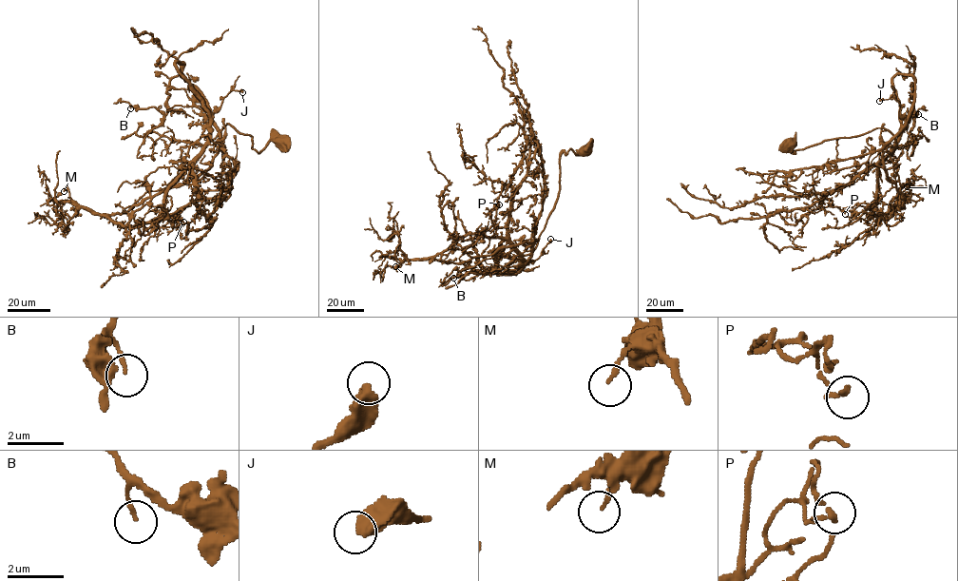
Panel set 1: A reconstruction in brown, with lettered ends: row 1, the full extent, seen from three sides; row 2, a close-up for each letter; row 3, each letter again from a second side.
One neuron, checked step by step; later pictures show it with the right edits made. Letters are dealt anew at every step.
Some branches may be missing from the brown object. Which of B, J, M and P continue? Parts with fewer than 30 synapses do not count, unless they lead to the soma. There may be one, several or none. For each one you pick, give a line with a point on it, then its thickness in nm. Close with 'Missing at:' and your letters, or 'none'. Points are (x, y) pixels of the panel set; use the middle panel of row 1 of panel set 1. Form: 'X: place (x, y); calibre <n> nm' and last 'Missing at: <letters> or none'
Missing at: none

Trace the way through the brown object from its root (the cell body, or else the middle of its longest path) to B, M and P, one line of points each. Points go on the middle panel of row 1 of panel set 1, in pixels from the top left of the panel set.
B: (584, 151), (576, 153), (570, 149), (561, 154), (557, 201), (526, 261), (516, 269), (469, 272), (453, 278)
M: (584, 151), (561, 154), (557, 201), (529, 254), (512, 249), (461, 262), (405, 260), (395, 266)
P: (584, 151), (561, 154), (557, 201), (529, 254), (482, 234), (492, 224), (490, 211), (499, 204)

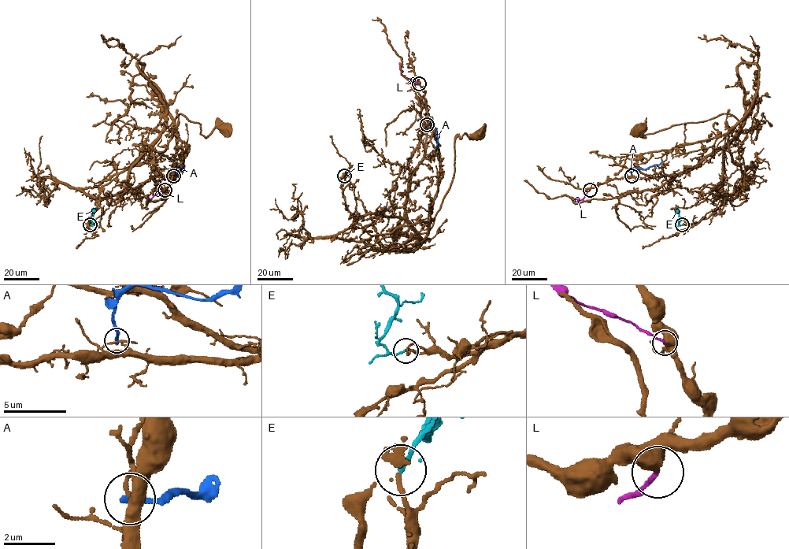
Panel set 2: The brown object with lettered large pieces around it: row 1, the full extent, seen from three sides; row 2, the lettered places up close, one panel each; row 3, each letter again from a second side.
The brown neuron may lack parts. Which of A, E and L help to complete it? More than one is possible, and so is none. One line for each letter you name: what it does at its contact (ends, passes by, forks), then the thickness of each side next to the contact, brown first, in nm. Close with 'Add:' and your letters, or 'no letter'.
E: It ends there. Thickness 180 nm (brown) against 160 nm
Add: E

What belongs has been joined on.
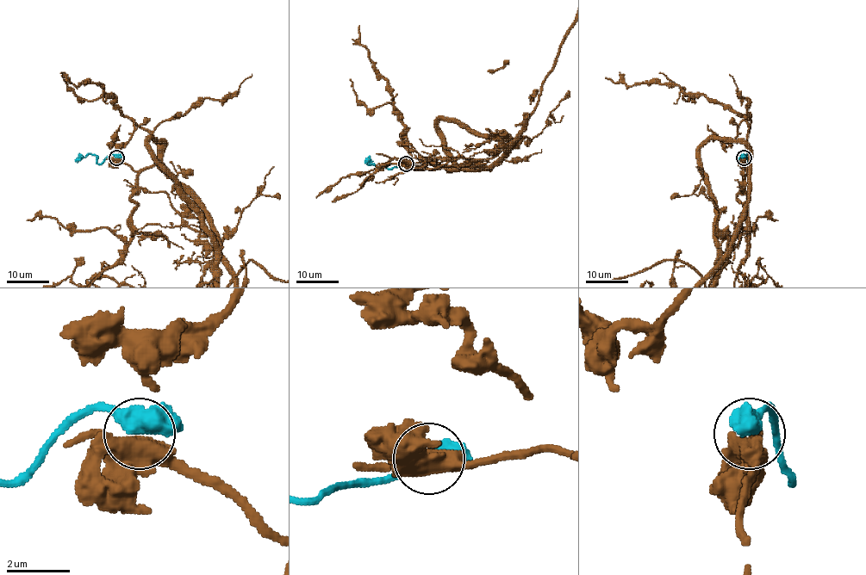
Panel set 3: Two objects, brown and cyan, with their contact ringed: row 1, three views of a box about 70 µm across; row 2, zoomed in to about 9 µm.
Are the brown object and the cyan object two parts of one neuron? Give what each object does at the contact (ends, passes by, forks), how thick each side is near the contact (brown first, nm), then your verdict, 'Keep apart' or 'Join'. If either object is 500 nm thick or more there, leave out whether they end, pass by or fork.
Thickness 460 nm (brown) against 550 nm. Join

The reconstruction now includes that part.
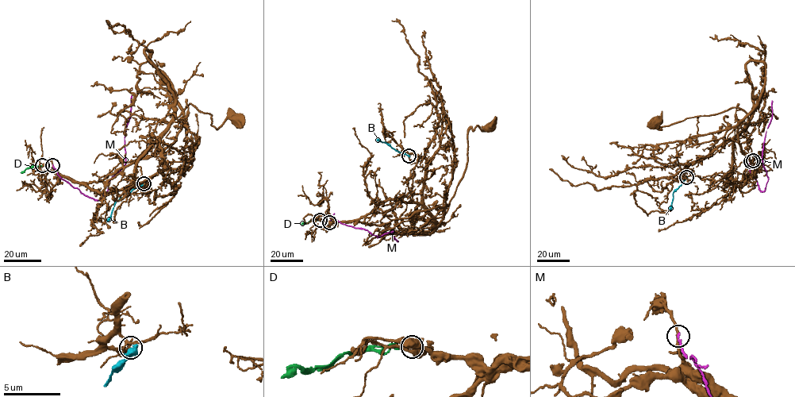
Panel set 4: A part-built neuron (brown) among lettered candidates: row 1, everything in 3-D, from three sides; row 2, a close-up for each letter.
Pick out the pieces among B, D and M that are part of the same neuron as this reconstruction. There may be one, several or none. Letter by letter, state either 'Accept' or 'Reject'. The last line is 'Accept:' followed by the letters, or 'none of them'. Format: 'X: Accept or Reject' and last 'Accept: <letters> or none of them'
B: Reject
D: Reject
M: Reject
Accept: none of them

